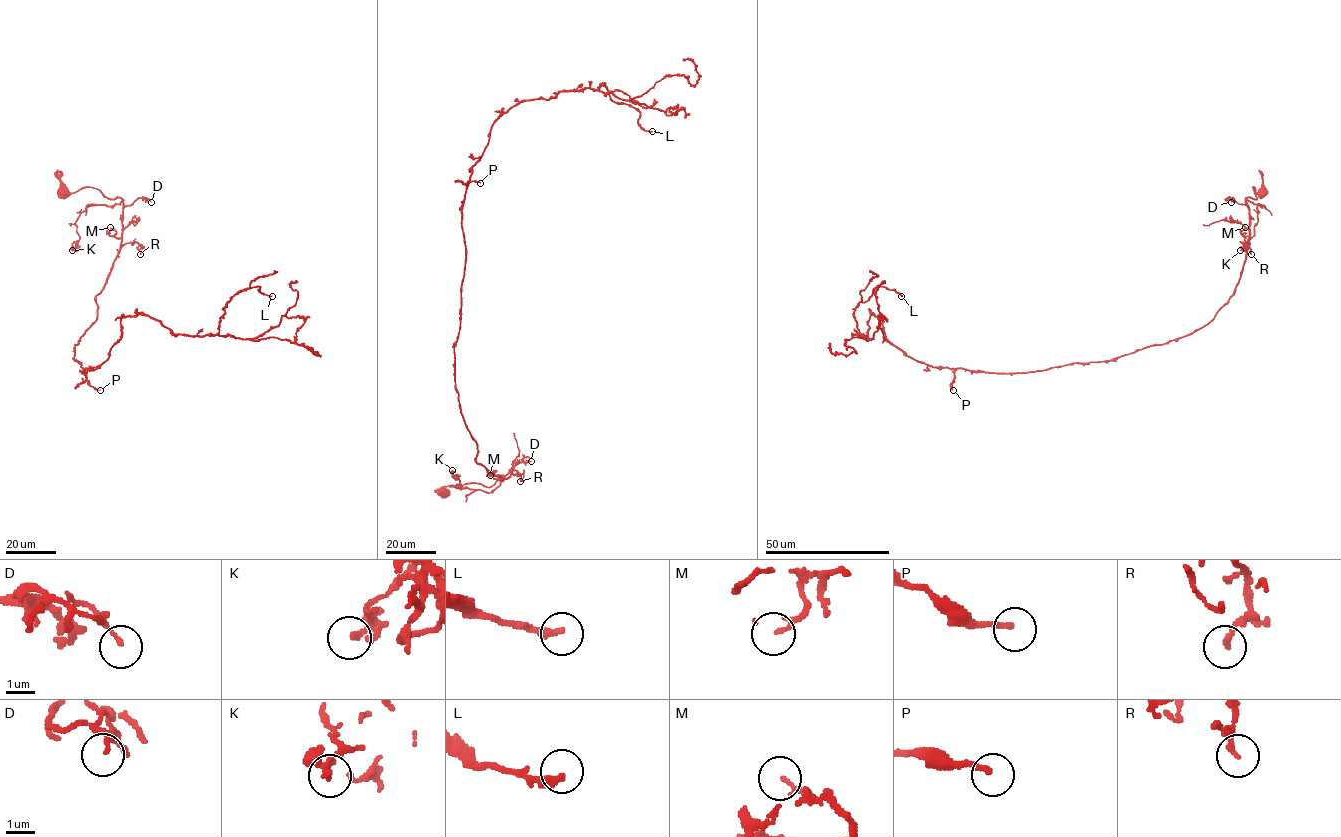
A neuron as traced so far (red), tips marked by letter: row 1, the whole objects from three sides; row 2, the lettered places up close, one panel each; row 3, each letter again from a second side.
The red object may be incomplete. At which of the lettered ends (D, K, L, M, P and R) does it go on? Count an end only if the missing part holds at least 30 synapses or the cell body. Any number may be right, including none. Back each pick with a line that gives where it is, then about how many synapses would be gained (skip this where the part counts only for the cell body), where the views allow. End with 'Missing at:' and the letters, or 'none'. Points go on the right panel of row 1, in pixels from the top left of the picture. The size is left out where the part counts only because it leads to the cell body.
Missing at: none

